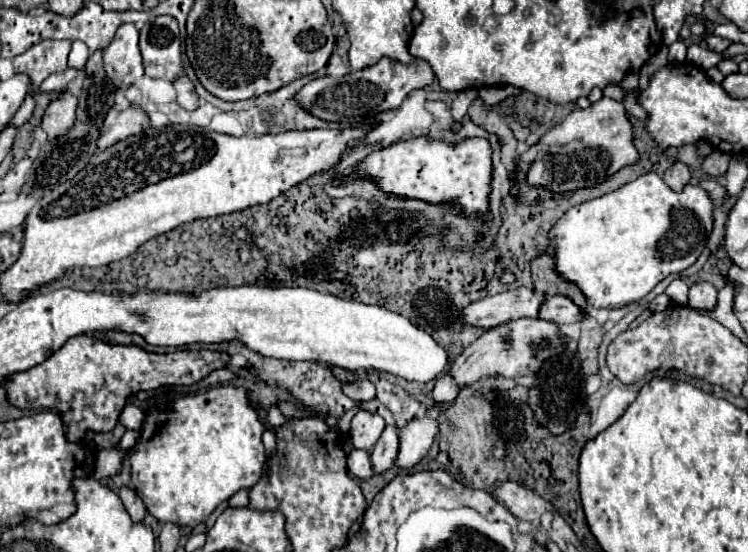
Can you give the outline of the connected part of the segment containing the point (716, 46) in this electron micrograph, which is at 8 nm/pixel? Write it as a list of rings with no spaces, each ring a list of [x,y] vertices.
[[[707,33],[705,39],[709,41],[709,49],[711,49],[711,51],[717,51],[717,53],[723,53],[723,51],[731,45],[729,39],[721,39],[721,37],[713,35],[713,33]]]

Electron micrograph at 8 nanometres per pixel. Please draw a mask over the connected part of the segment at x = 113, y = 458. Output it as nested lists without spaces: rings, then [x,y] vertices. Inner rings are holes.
[[[127,431],[121,441],[115,447],[109,449],[101,449],[95,457],[95,469],[93,469],[93,477],[97,481],[105,479],[105,477],[113,477],[121,473],[123,467],[123,459],[135,449],[135,443],[139,441],[139,433],[137,431]]]

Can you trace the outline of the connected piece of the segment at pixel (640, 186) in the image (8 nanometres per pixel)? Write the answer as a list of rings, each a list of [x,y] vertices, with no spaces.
[[[647,173],[609,195],[571,207],[555,221],[547,233],[553,247],[555,273],[575,283],[583,291],[587,305],[595,309],[621,309],[643,299],[667,275],[681,273],[697,261],[713,227],[711,211],[713,203],[699,185],[685,185],[681,193],[675,193],[657,173]]]

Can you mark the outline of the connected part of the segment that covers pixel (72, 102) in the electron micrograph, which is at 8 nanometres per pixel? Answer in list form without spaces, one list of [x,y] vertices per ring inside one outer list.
[[[61,89],[61,95],[49,103],[43,115],[41,129],[47,133],[49,139],[55,139],[67,133],[75,121],[77,97],[69,89]]]

